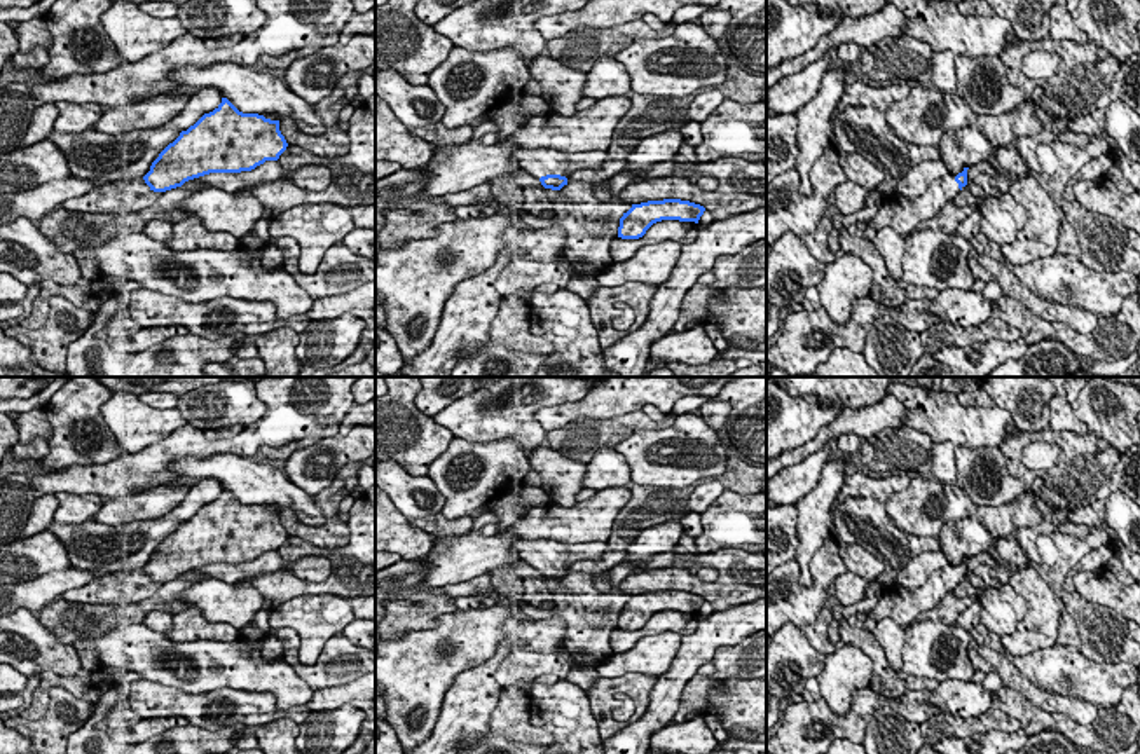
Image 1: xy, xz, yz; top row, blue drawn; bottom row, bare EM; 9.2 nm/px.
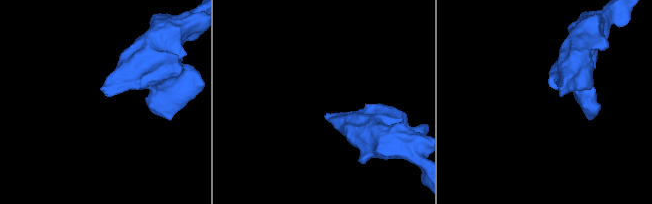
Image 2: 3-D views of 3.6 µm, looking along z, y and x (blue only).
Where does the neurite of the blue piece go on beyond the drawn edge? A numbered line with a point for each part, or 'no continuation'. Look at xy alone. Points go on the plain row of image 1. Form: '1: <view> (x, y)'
no continuation

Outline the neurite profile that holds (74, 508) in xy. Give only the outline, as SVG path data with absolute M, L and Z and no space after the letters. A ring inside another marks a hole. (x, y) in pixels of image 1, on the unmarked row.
M56 492L59 506L52 517L56 524L82 524L96 515L103 506L103 497L98 494L70 494Z

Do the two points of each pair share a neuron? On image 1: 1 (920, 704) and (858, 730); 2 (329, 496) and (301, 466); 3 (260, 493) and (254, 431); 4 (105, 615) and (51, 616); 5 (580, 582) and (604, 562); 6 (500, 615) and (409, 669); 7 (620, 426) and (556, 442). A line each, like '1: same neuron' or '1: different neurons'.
1: same neuron
2: different neurons
3: different neurons
4: same neuron
5: different neurons
6: same neuron
7: same neuron

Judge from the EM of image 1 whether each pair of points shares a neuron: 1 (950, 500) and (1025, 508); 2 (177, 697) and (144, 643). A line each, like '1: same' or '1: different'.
1: same
2: different

